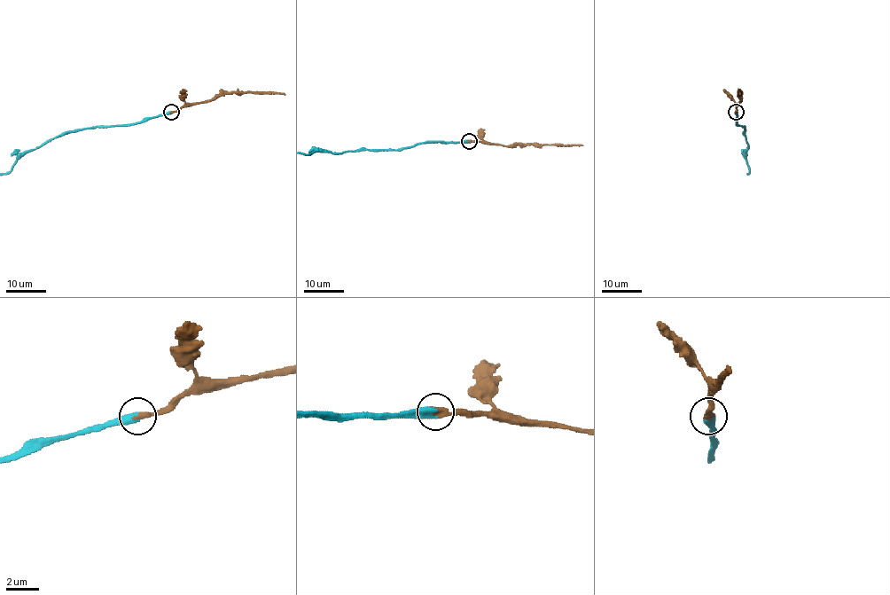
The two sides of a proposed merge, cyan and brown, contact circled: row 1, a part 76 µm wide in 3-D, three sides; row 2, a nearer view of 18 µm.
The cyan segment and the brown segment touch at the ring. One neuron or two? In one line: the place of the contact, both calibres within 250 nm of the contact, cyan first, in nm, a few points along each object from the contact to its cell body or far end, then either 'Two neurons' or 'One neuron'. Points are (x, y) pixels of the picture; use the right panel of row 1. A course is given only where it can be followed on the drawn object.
Place: (736, 112). Thickness 550 nm (cyan) against 400 nm. Course of brown: (736, 112), (740, 103), (740, 95). One neuron

